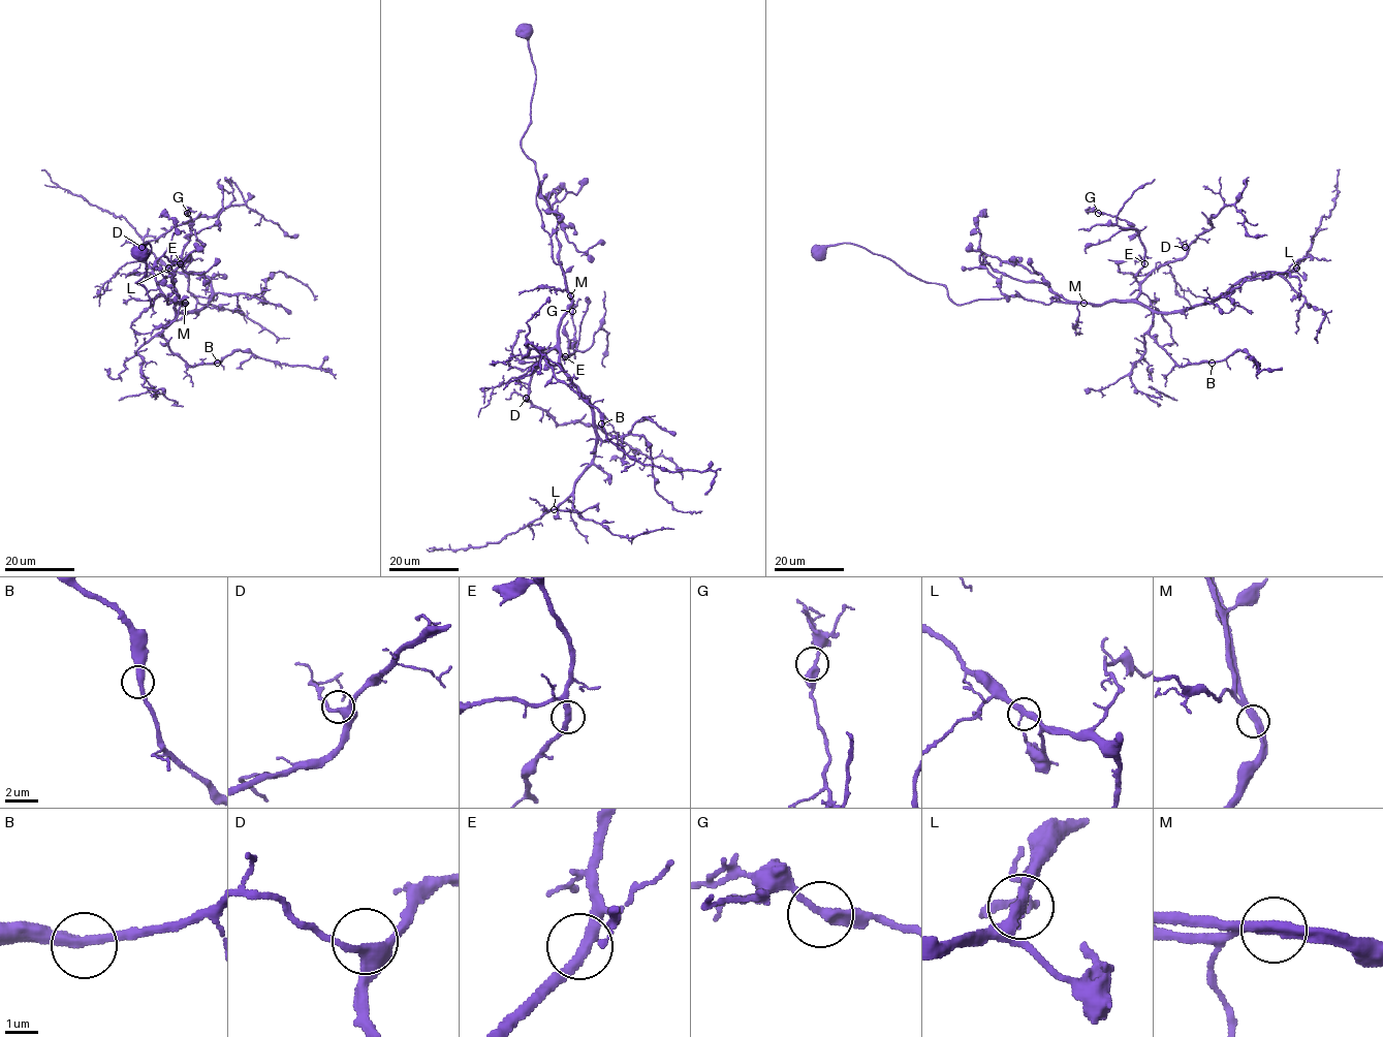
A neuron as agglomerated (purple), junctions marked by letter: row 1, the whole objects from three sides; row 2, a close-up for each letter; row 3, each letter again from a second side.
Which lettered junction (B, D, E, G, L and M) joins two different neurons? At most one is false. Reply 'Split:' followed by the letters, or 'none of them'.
Split: none of them

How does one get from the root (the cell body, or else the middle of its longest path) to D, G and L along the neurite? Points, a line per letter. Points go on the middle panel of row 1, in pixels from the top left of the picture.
D: (525, 31), (536, 81), (521, 149), (535, 164), (536, 203), (572, 301), (526, 398)
G: (525, 31), (536, 81), (521, 149), (572, 301), (543, 352), (574, 351), (572, 311)
L: (525, 31), (536, 81), (521, 149), (572, 301), (559, 363), (596, 437), (592, 464), (554, 509)

